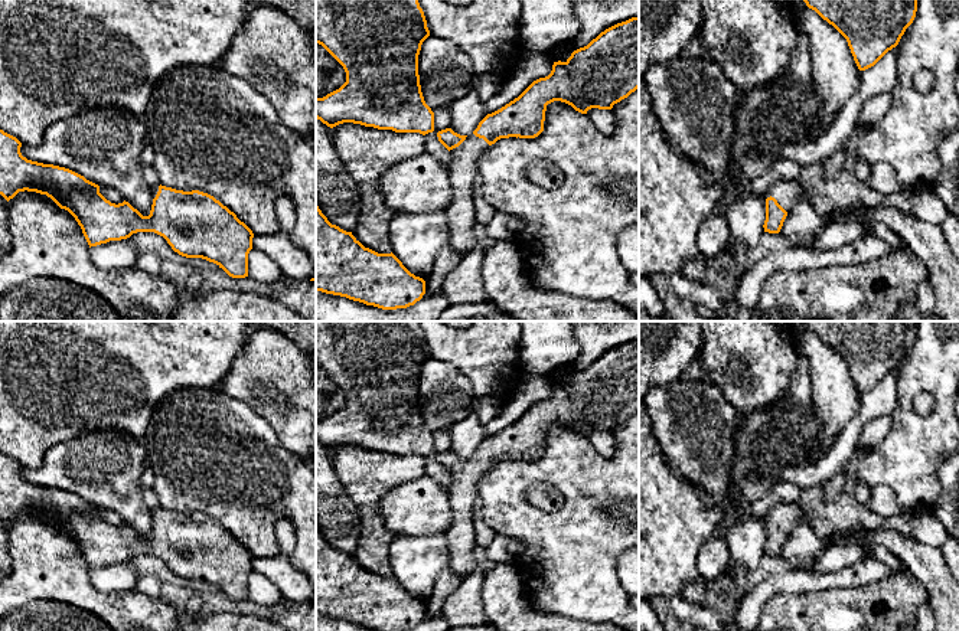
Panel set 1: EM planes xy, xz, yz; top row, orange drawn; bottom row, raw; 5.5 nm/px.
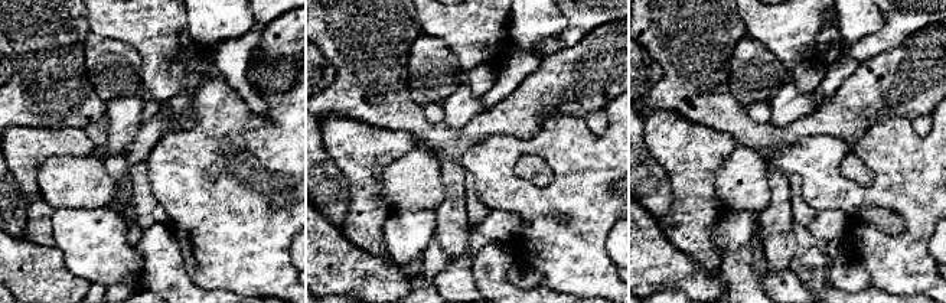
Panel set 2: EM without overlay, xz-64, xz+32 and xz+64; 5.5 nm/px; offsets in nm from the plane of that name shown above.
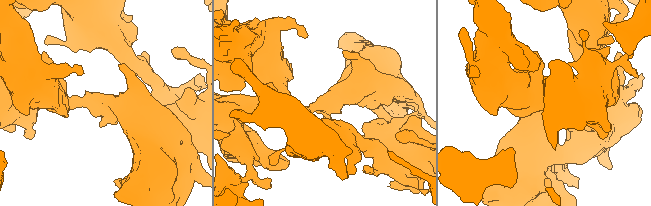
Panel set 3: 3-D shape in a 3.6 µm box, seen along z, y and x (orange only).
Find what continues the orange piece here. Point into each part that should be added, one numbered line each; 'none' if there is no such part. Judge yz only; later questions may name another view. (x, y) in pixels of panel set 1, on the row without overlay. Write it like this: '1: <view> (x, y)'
1: yz (788, 516)

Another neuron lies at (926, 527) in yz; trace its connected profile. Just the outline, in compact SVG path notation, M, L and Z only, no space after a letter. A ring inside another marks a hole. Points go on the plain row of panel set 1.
M933 511L917 516L894 516L888 519L885 524L893 530L937 549L940 549L949 539L946 529Z

